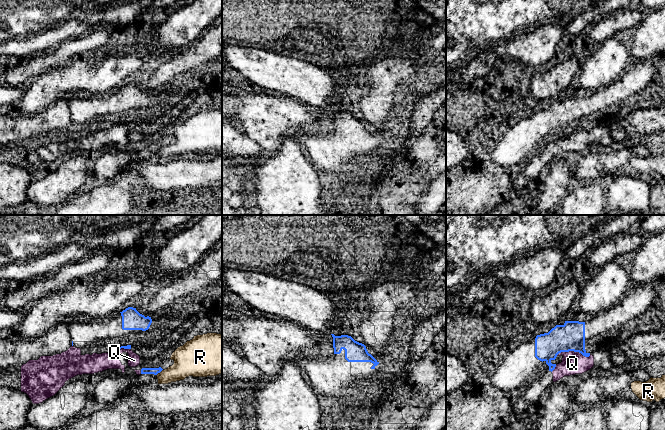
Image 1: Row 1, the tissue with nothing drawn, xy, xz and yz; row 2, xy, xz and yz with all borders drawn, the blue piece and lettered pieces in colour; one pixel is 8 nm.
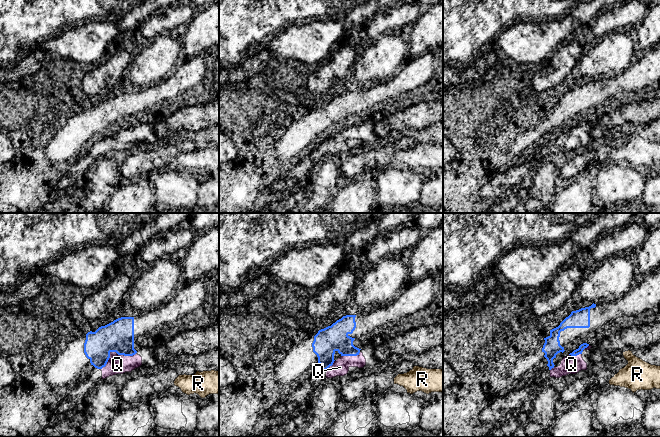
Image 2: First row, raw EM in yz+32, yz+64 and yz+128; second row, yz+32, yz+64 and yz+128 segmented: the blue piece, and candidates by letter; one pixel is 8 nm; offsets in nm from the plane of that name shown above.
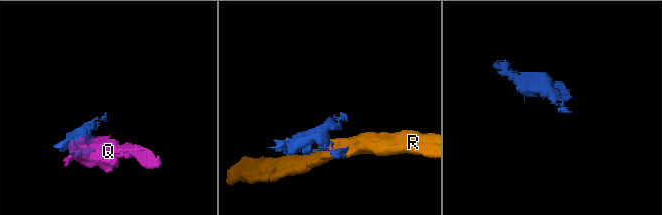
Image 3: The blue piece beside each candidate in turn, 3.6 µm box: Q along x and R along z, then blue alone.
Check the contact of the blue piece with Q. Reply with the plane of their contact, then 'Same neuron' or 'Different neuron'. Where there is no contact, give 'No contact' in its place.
Touches blue in yz. Different neuron

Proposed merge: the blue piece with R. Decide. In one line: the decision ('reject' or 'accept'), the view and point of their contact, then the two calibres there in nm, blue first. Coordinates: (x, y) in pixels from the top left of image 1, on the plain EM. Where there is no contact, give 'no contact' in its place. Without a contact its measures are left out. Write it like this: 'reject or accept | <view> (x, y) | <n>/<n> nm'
reject | xy (159, 148) | 60/240 nm

